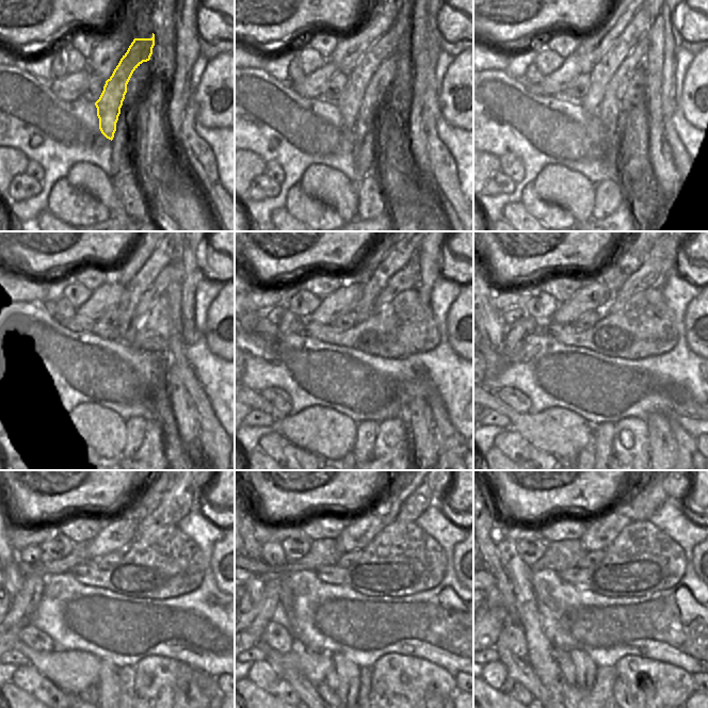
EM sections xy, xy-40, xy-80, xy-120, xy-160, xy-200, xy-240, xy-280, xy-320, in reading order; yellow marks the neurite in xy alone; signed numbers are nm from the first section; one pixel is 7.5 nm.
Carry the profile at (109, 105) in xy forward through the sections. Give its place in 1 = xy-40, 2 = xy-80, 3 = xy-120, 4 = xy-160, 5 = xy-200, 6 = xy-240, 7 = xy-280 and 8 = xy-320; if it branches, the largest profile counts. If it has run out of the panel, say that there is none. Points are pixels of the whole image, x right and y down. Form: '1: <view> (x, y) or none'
1: xy-40 (349, 103)
2: xy-80 (601, 73)
3: xy-120 (164, 253)
4: xy-160 (400, 254)
5: xy-200 (636, 255)
6: xy-240 (148, 501)
7: xy-280 (391, 492)
8: xy-320 (634, 492)

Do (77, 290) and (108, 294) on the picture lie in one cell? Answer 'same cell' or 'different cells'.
different cells

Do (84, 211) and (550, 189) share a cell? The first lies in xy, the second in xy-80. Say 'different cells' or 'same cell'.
different cells

